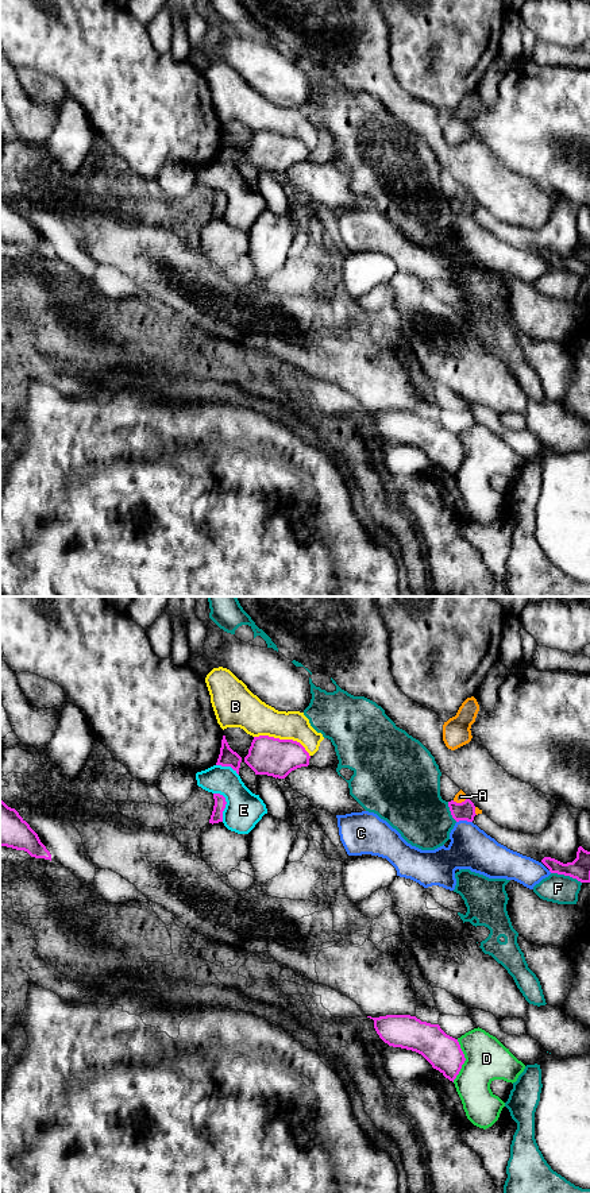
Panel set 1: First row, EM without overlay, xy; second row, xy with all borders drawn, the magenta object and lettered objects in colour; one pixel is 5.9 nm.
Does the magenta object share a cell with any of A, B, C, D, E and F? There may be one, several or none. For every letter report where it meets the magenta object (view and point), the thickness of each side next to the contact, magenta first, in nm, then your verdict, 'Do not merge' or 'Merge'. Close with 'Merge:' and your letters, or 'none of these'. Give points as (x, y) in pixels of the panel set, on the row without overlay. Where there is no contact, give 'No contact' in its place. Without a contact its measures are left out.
A: Touches magenta at xy (459, 199). Thickness 110 nm (magenta) against 70 nm. Do not merge
B: Touches magenta at xy (284, 135). Thickness 220 nm (magenta) against 200 nm. Do not merge
C: Touches magenta at xy (463, 215). Thickness 110 nm (magenta) against 260 nm. Do not merge
D: Touches magenta at xy (465, 455). Thickness 200 nm (magenta) against 260 nm. Do not merge
E: Touches magenta at xy (226, 199). Thickness 70 nm (magenta) against 220 nm. Do not merge
F: Touches magenta at xy (566, 270). Thickness 120 nm (magenta) against 180 nm. Do not merge
Merge: none of these

